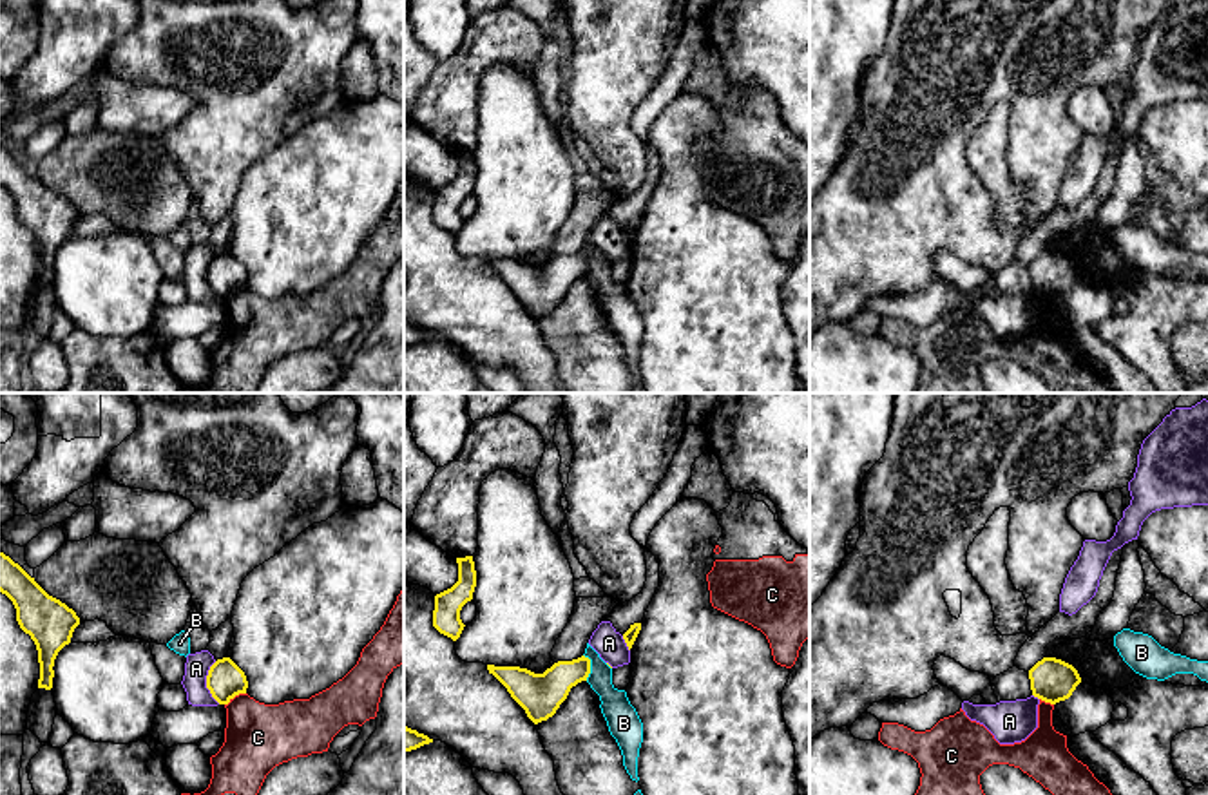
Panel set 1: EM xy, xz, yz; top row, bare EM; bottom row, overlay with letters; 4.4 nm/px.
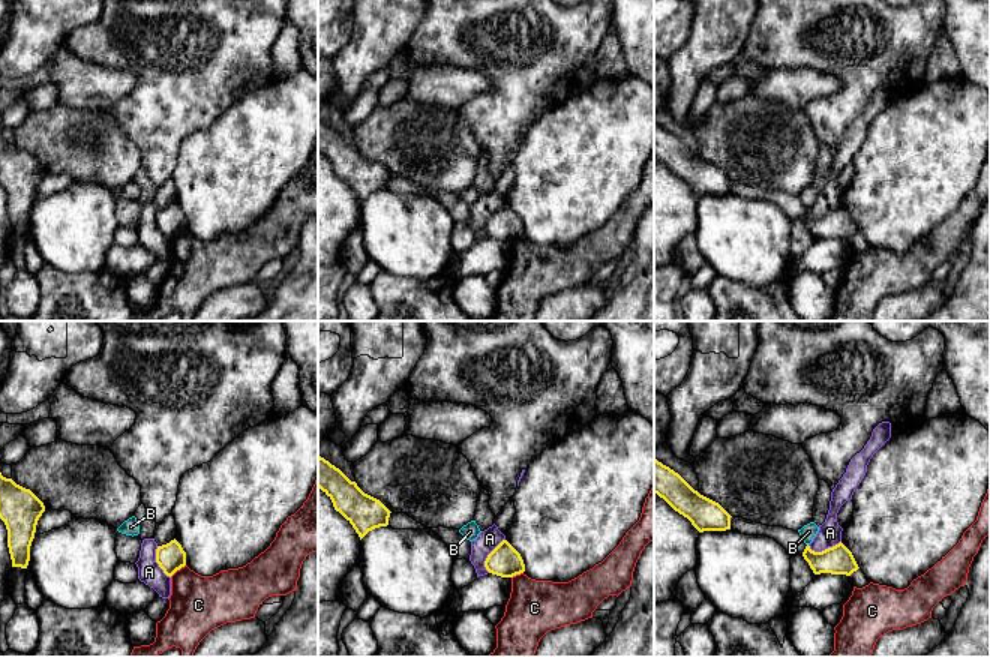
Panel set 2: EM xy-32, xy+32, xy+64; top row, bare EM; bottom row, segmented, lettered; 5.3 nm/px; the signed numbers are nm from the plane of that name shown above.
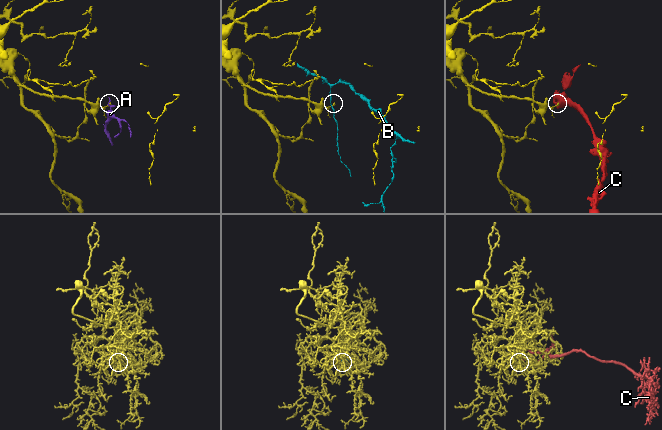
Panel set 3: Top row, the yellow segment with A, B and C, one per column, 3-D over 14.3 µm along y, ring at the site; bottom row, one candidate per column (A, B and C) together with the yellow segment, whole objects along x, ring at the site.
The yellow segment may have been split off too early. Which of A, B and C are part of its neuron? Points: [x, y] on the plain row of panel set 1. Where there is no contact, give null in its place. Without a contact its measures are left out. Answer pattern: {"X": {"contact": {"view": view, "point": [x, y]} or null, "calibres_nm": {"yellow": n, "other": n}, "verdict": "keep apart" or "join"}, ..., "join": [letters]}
{"A": {"contact": {"view": "xy", "point": [207, 277]}, "calibres_nm": {"yellow": 170, "other": 110}, "verdict": "keep apart"}, "B": {"contact": {"view": "xz", "point": [589, 261]}, "calibres_nm": {"yellow": 190, "other": 140}, "verdict": "keep apart"}, "C": {"contact": {"view": "xy", "point": [234, 290]}, "calibres_nm": {"yellow": 170, "other": 300}, "verdict": "keep apart"}, "join": []}

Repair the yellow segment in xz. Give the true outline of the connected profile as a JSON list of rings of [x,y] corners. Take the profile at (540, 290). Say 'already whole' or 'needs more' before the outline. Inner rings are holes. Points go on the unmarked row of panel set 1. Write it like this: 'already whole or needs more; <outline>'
already whole; [[[581,250],[572,255],[558,255],[543,268],[520,261],[494,259],[487,259],[487,264],[507,283],[527,311],[538,319],[556,308],[572,281],[587,275],[590,254]]]

